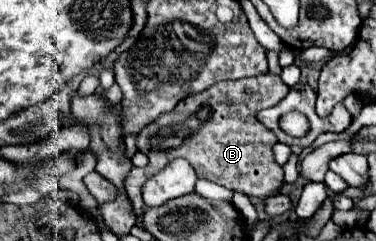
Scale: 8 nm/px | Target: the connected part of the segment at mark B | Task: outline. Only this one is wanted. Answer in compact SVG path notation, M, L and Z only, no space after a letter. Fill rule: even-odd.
M269 72L255 78L229 80L225 84L229 86L229 92L225 94L225 102L219 102L215 110L213 88L207 88L205 92L187 96L175 110L161 114L137 134L137 150L147 154L149 166L131 168L129 176L125 176L125 190L135 204L139 218L143 212L141 184L175 158L189 160L197 178L211 180L245 196L265 196L283 186L283 168L273 160L277 138L255 118L255 114L283 100L289 88L279 76Z

